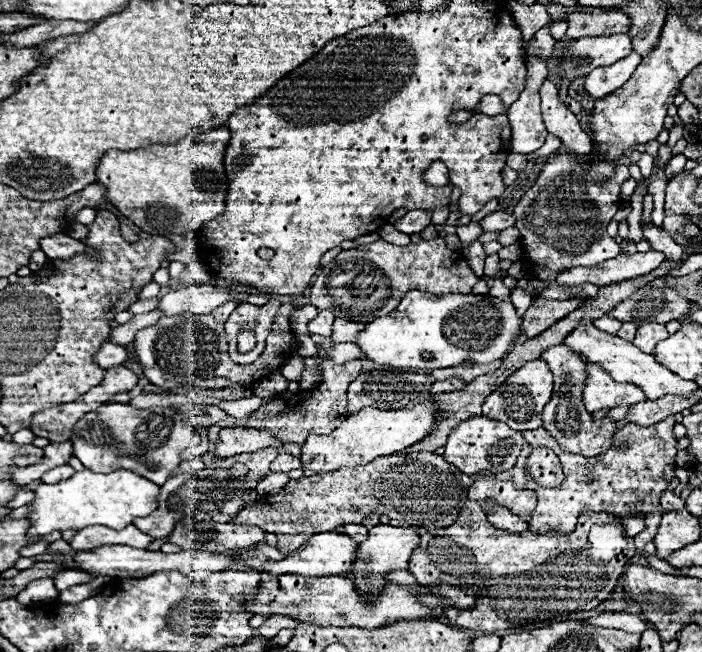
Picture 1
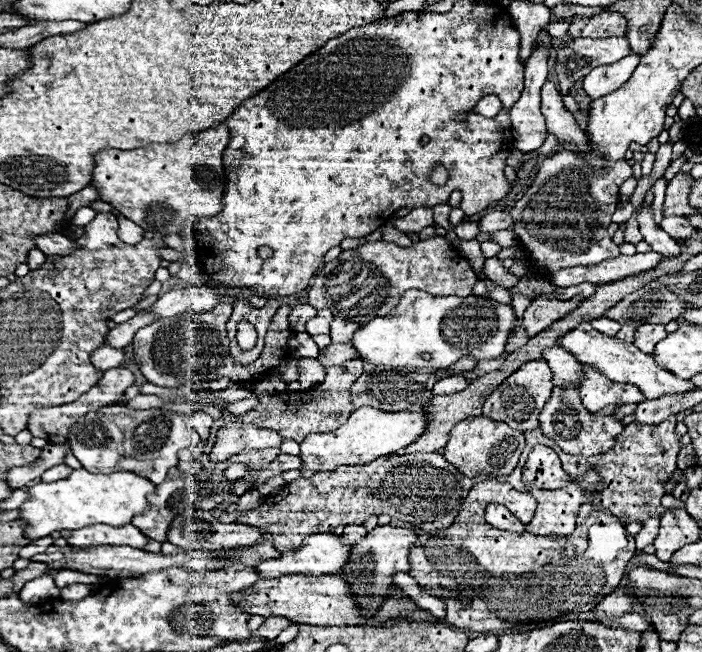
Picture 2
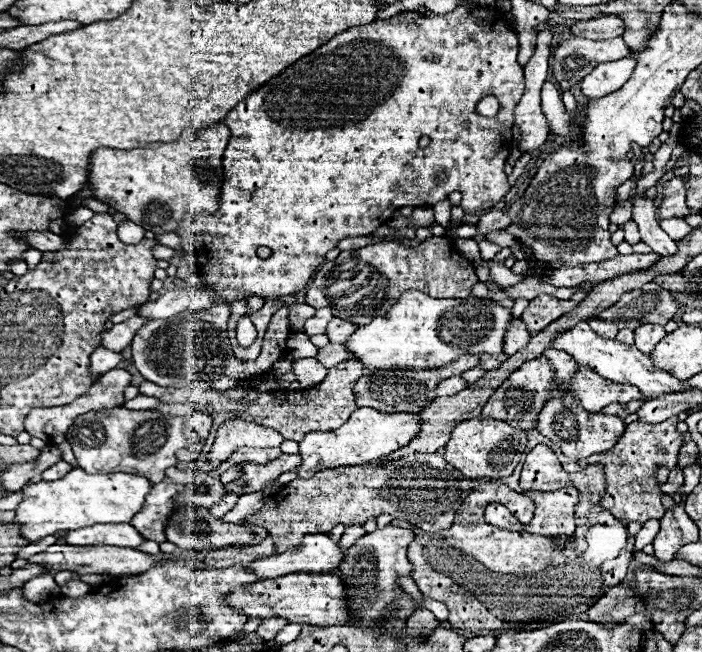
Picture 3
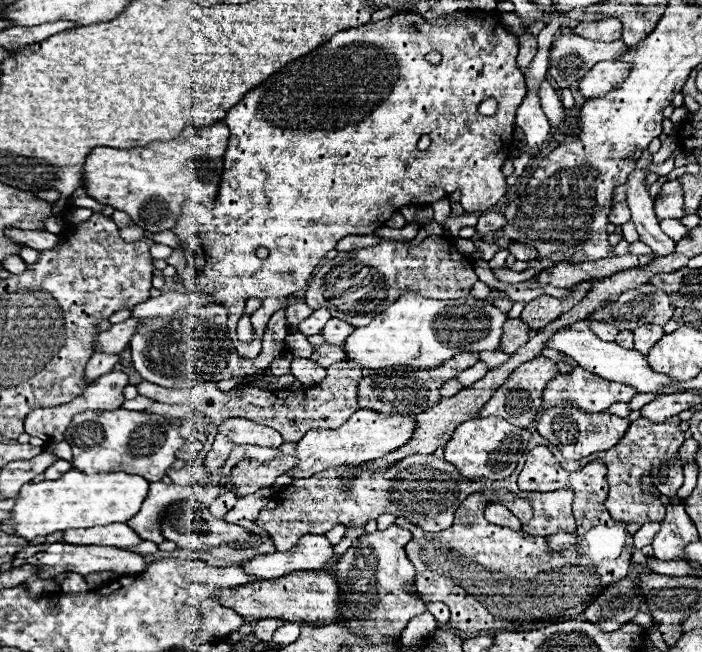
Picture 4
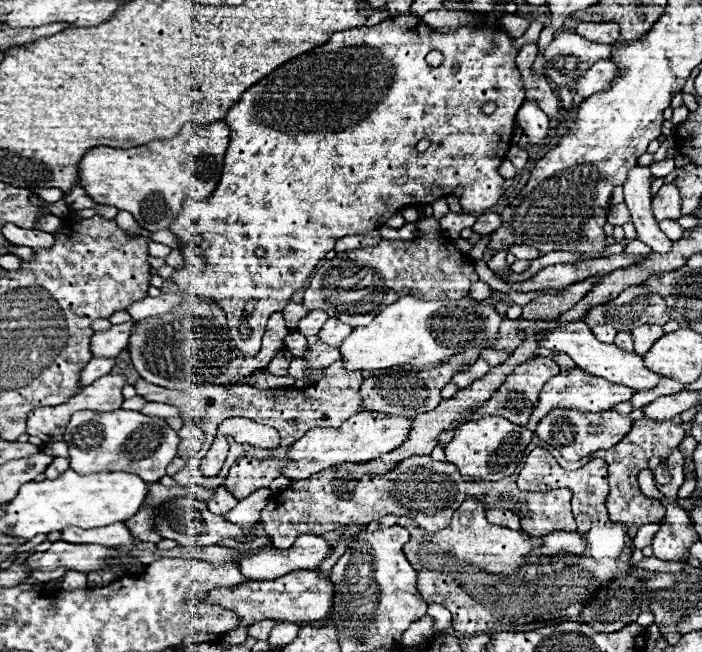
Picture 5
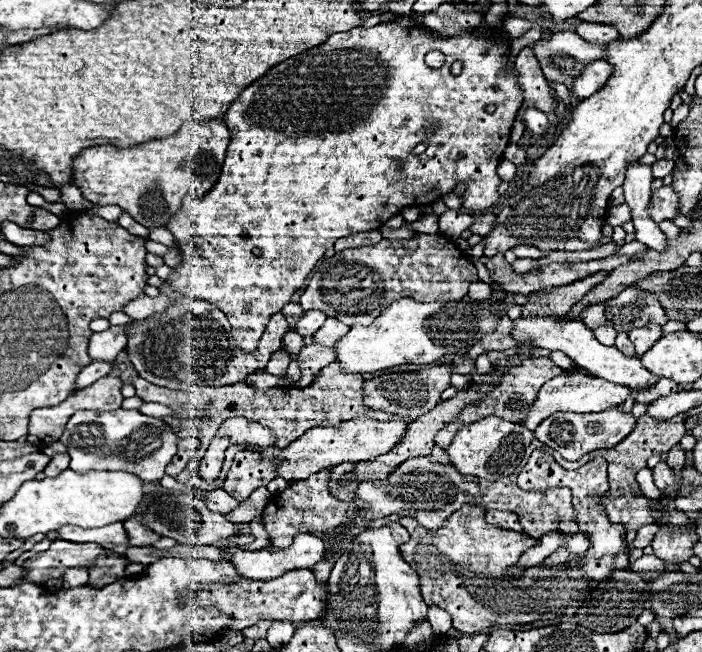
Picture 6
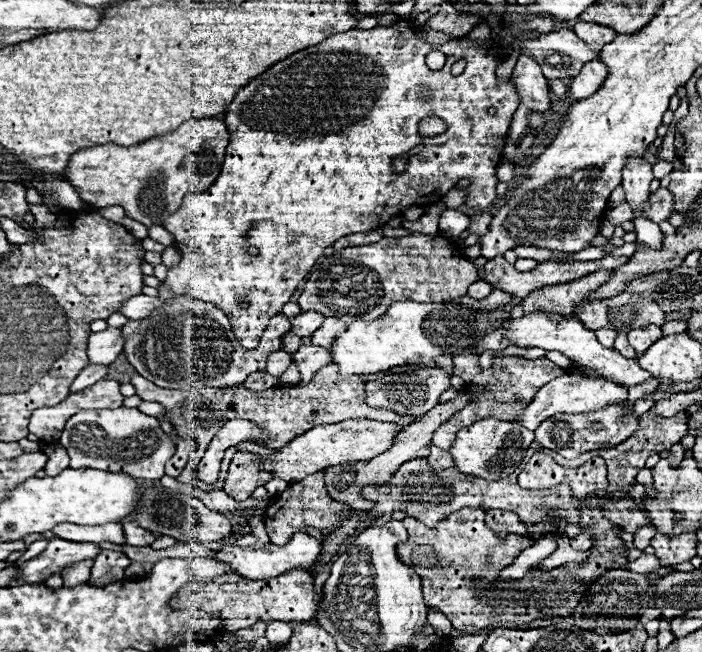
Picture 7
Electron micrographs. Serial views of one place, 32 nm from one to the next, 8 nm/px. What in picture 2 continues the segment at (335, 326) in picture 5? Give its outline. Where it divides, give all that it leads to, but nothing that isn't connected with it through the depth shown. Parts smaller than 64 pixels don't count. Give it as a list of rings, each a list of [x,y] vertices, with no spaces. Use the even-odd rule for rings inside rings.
[[[336,318],[336,320],[332,320],[332,326],[330,326],[330,338],[332,338],[332,342],[340,342],[340,344],[350,342],[352,336],[358,332],[360,326],[362,326],[362,324]]]

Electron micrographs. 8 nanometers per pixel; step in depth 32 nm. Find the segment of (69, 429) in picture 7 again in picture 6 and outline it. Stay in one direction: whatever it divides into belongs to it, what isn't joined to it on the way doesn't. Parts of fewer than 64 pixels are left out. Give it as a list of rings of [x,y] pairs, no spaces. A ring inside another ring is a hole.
[[[118,408],[110,412],[76,412],[66,424],[62,442],[70,454],[70,468],[76,472],[122,470],[140,476],[144,482],[158,482],[164,476],[166,464],[177,452],[178,437],[173,431],[164,429],[164,420],[160,418]]]

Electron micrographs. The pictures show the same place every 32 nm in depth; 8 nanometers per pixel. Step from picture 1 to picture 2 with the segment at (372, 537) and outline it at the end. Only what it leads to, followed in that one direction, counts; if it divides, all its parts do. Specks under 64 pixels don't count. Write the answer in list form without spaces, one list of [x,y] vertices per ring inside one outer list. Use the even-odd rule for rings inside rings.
[[[376,526],[372,532],[360,540],[350,554],[348,566],[342,570],[342,578],[350,582],[352,594],[358,596],[358,604],[362,608],[368,608],[368,612],[374,612],[384,596],[388,594],[388,588],[392,586],[392,572],[408,572],[408,554],[410,548],[416,544],[418,536],[410,528],[394,528],[394,526]]]

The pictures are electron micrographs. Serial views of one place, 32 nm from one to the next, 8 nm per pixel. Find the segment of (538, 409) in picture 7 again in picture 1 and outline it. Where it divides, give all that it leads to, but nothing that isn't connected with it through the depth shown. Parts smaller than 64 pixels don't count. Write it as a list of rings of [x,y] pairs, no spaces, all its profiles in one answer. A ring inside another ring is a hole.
[[[590,364],[586,372],[588,378],[582,396],[588,412],[598,412],[616,406],[632,406],[636,402],[648,400],[642,388],[636,388],[634,384],[620,384],[608,378],[608,374],[600,368],[600,364]]]

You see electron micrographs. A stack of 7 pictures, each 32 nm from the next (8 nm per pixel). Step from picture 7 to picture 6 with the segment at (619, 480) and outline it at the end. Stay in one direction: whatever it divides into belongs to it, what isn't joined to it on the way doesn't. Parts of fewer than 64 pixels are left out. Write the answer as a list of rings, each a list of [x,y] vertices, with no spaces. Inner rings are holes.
[[[644,414],[642,418],[636,420],[634,432],[630,432],[620,444],[616,444],[614,448],[598,452],[598,456],[608,462],[610,490],[608,490],[608,496],[606,496],[606,514],[612,522],[624,524],[626,530],[638,530],[644,524],[654,524],[656,522],[654,514],[656,514],[658,508],[652,508],[650,506],[652,500],[648,500],[646,496],[642,496],[638,492],[638,482],[634,478],[642,468],[646,468],[646,460],[650,456],[670,452],[682,440],[684,434],[686,434],[686,428],[684,428],[682,414],[678,414],[670,420],[656,420],[656,418],[650,418],[650,416]]]

